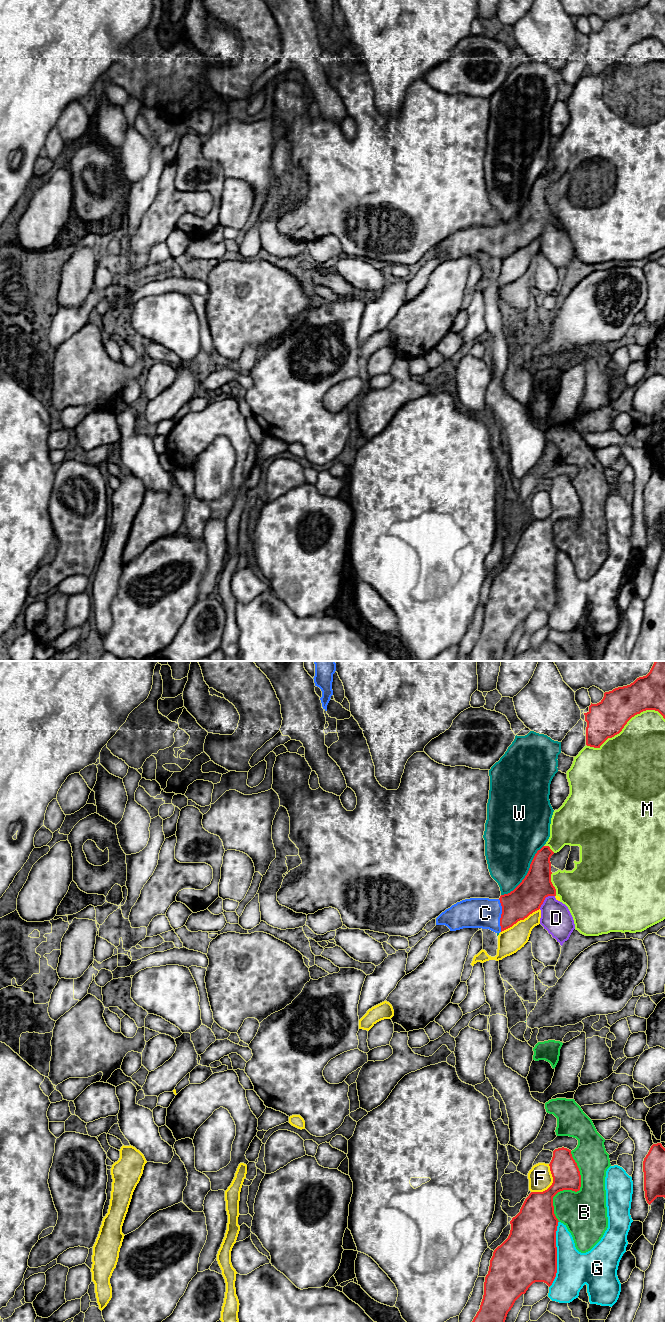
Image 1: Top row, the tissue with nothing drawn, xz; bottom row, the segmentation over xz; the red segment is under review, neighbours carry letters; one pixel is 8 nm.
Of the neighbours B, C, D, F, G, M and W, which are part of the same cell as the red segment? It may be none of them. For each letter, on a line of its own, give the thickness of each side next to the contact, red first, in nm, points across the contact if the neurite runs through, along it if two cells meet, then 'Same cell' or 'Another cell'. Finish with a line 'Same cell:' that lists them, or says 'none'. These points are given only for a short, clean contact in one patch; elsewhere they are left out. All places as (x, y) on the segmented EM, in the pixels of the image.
B: Thickness 220 nm (red) against 360 nm. Another cell
C: Thickness 240 nm (red) against 240 nm. Path across: xz (526, 898), (501, 915), (485, 913). Same cell
D: Thickness 240 nm (red) against 240 nm. Boundary: xz (554, 895), (548, 895), (539, 908). Another cell
F: Thickness 260 nm (red) against 190 nm. Another cell
G: Thickness 440 nm (red) against 280 nm. Another cell
M: Thickness 300 nm (red) against 440 nm. Another cell
W: Thickness 240 nm (red) against 400 nm. Another cell
Same cell: C

